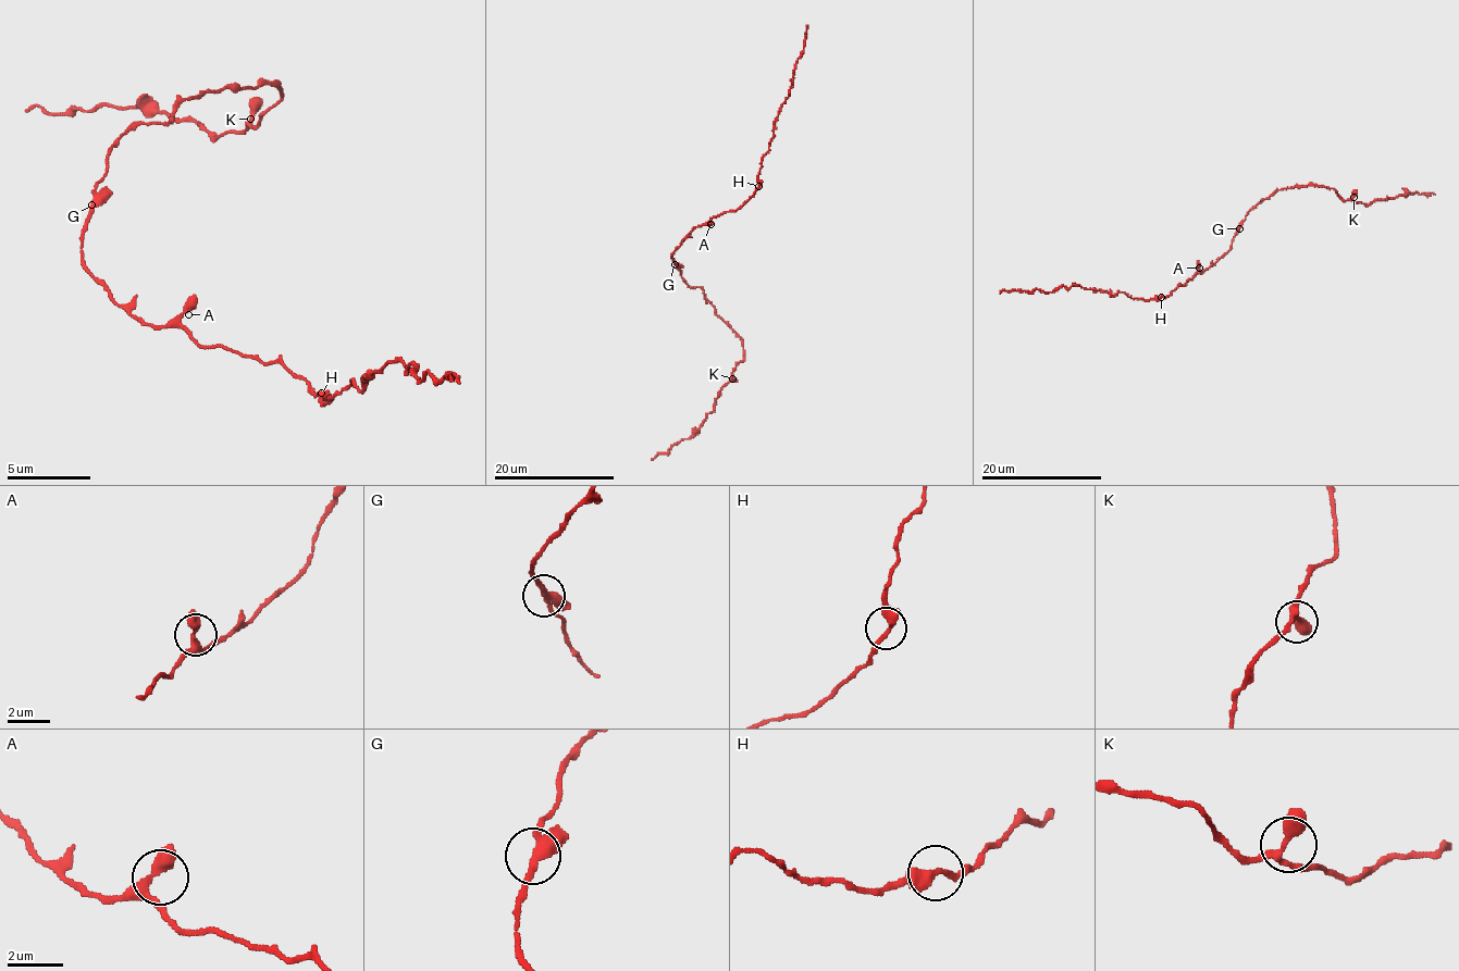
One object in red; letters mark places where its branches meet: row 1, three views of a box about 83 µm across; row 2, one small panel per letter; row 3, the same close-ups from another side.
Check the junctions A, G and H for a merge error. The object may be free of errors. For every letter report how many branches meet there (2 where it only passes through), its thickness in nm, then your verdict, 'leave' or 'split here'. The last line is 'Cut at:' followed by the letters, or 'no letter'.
A: 2 branches meet; 360 nm thick; leave
G: 2 branches meet; 340 nm thick; leave
H: 2 branches meet; 320 nm thick; leave
Cut at: no letter

